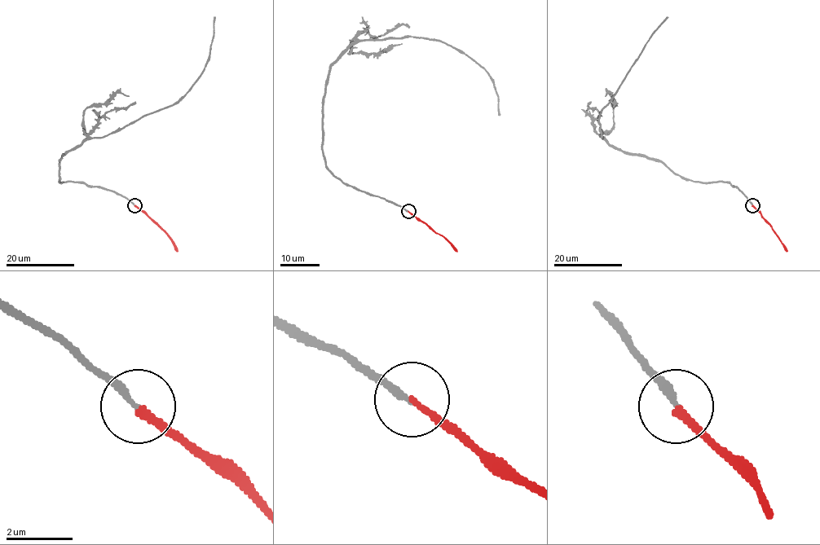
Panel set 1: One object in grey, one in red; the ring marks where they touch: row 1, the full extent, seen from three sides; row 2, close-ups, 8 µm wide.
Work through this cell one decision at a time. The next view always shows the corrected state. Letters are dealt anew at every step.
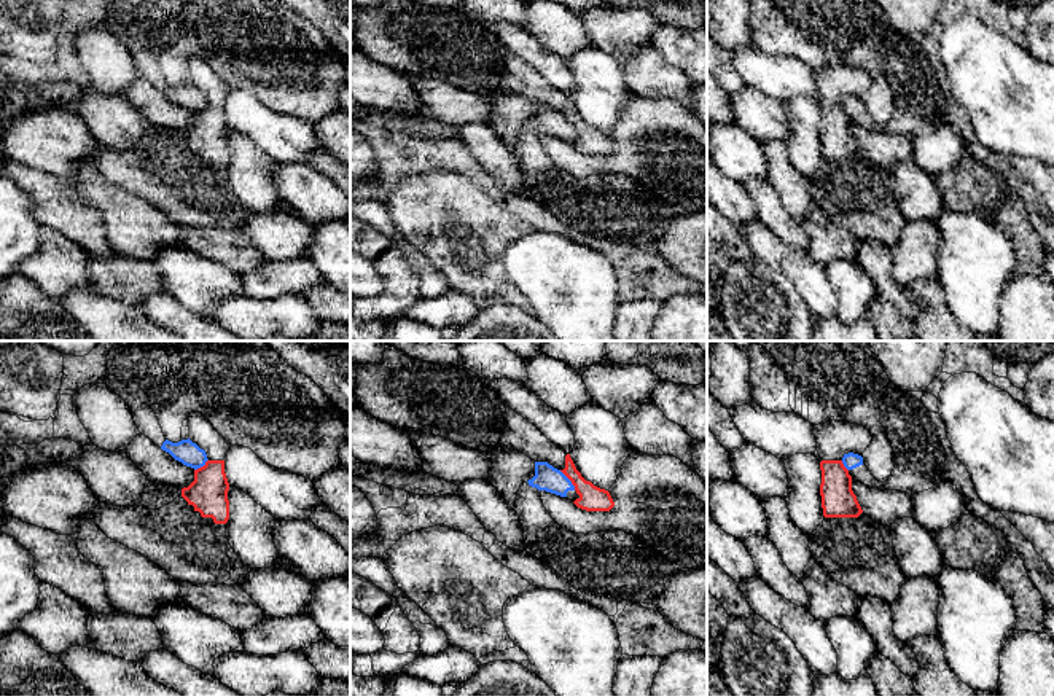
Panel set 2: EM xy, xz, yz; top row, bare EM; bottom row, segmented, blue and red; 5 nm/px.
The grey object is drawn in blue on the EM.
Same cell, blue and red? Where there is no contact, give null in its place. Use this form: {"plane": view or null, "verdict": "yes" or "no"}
{"plane": "xz", "verdict": "no"}

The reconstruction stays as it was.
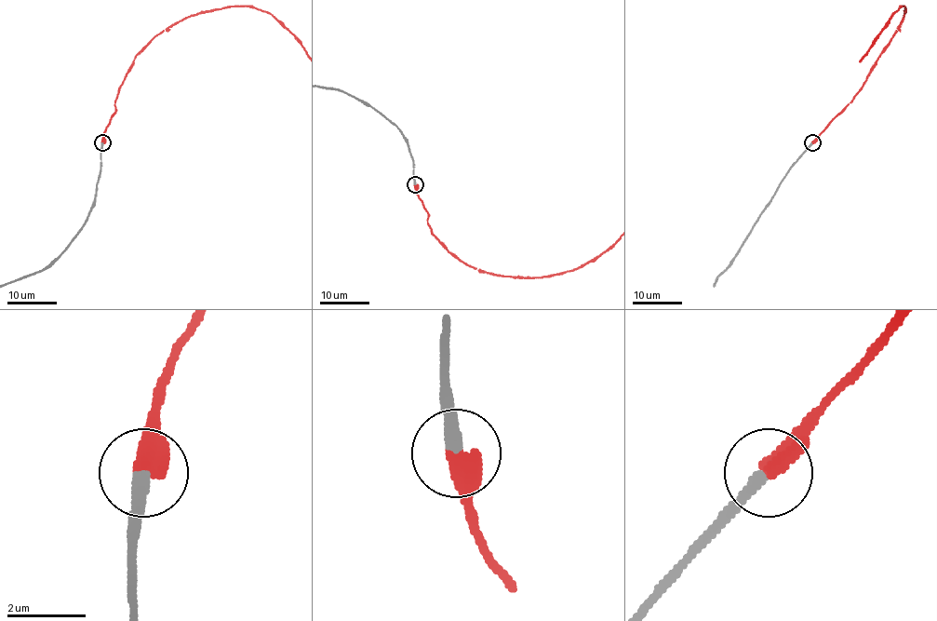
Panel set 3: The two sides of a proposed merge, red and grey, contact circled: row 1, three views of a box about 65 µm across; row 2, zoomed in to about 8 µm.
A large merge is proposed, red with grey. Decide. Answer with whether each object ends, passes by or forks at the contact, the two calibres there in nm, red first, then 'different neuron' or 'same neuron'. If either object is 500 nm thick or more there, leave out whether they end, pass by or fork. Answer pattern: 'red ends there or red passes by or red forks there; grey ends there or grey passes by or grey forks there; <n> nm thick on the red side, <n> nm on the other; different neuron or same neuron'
500 nm thick on the red side, 320 nm on the other; same neuron

